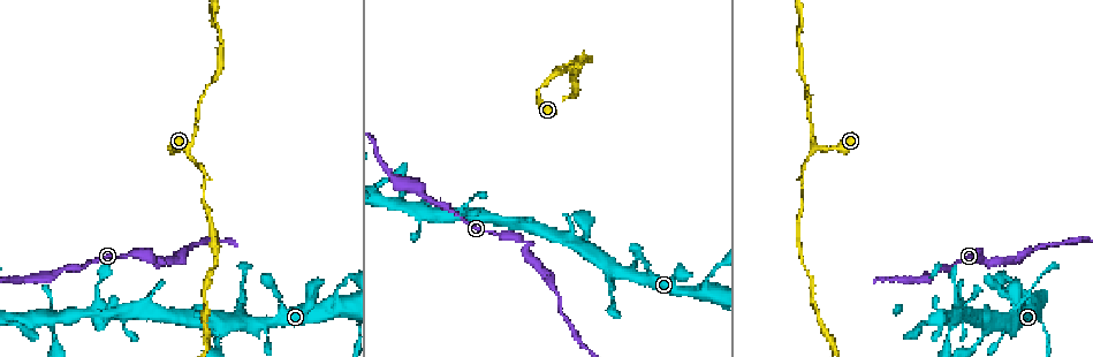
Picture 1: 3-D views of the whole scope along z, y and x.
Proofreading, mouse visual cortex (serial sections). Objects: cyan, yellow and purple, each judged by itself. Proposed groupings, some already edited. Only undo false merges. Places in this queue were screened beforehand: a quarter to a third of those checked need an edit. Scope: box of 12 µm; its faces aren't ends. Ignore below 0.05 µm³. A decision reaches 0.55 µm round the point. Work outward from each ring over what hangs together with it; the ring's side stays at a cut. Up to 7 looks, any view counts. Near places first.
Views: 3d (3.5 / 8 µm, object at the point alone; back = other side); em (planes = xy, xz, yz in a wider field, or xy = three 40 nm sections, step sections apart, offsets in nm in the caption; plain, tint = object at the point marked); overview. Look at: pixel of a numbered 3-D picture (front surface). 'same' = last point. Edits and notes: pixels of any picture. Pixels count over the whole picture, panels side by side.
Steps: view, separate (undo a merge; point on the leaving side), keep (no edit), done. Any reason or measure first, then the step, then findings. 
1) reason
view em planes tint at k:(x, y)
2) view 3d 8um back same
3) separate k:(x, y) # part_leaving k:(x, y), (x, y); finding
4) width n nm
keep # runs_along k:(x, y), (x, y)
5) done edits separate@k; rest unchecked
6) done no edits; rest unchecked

a narrow waist
view 3d 3.5um at 1:(156, 261)

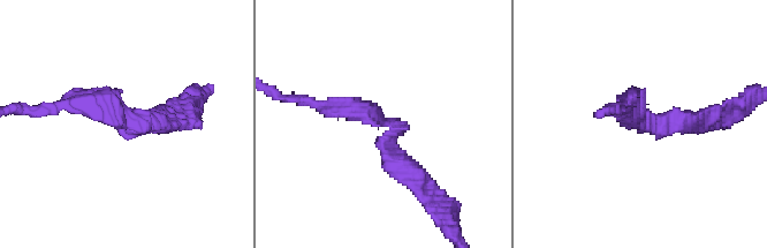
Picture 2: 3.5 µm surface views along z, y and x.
view em xy step 5 plain at 2:(128, 124)

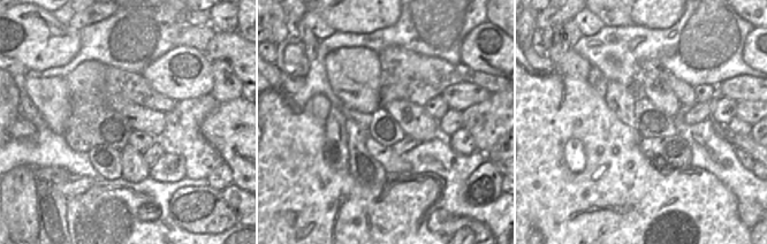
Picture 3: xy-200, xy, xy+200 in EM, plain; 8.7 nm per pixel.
where the object lies
view em xy step 5 tint same

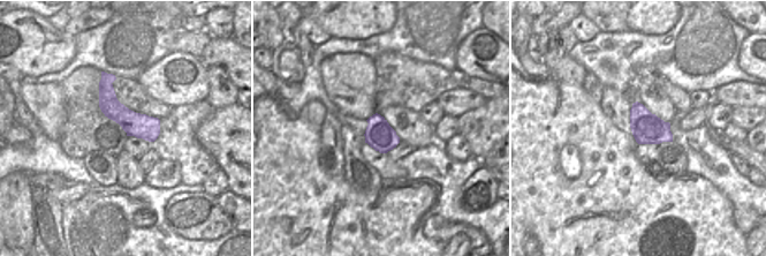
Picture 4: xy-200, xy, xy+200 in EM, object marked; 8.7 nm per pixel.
separate 2:(684, 120) # border 4:(128, 108), (121, 119), (123, 129); a second cell is stuck on

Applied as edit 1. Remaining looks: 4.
three arms meet
view 3d 3.5um at 1:(249, 325)

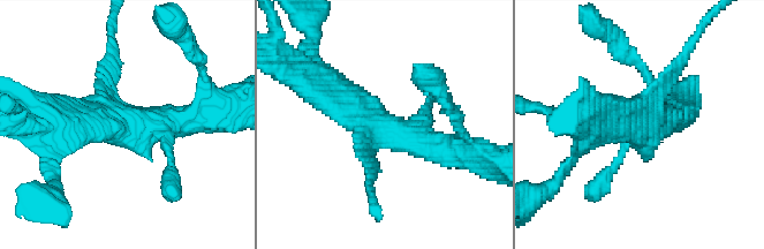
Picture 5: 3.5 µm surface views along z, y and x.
shape alone is not enough
view em xy step 5 tint at 5:(119, 125)

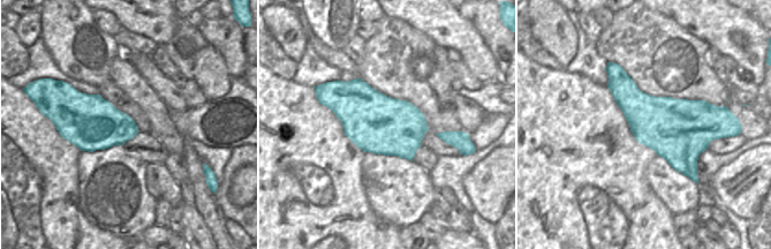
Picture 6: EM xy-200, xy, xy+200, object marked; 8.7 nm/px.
view em xy step 2 tint same

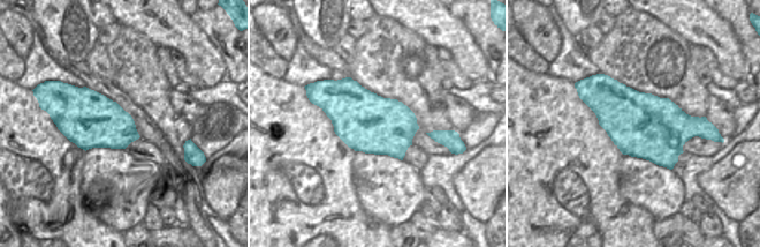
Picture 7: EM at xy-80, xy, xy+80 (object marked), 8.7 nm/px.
keep # runs_along 5:(449, 150), (392, 133), (311, 74); all the same cell

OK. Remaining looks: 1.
done edits separate@2; rest unchecked

